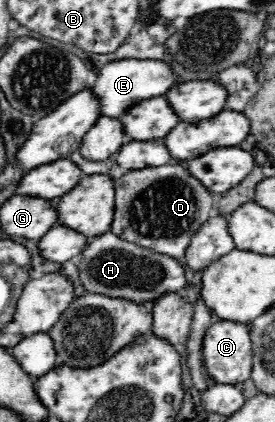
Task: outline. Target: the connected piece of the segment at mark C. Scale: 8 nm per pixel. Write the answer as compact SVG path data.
M219 320L206 328L202 338L202 367L211 383L239 386L251 378L252 341L250 341L249 324L234 323L230 320Z

